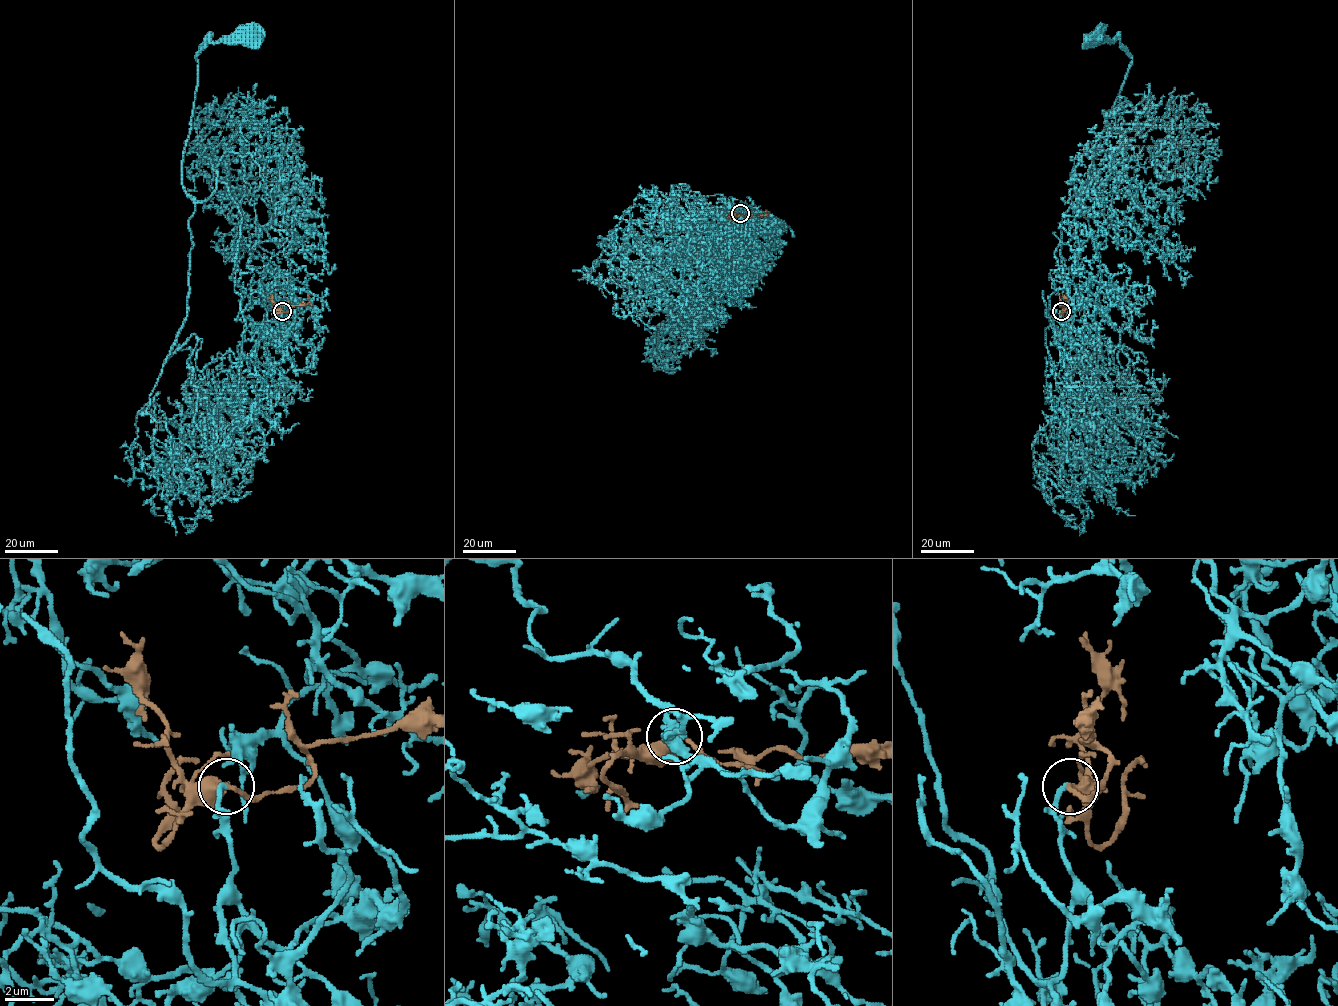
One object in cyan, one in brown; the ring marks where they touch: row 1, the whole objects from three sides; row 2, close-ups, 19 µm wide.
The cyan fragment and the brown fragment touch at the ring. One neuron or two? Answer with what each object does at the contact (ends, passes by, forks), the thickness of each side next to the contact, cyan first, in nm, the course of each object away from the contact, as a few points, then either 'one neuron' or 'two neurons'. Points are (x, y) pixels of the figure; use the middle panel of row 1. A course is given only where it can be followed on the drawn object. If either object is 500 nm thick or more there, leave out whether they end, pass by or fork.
cyan ends | brown passes by | 220/320 nm | cyan via (740, 213), (708, 196), (694, 202), (686, 238), (661, 229), (640, 240), (654, 283), (707, 248) | brown via (740, 213), (749, 217), (764, 215), (766, 211) | one neuron

